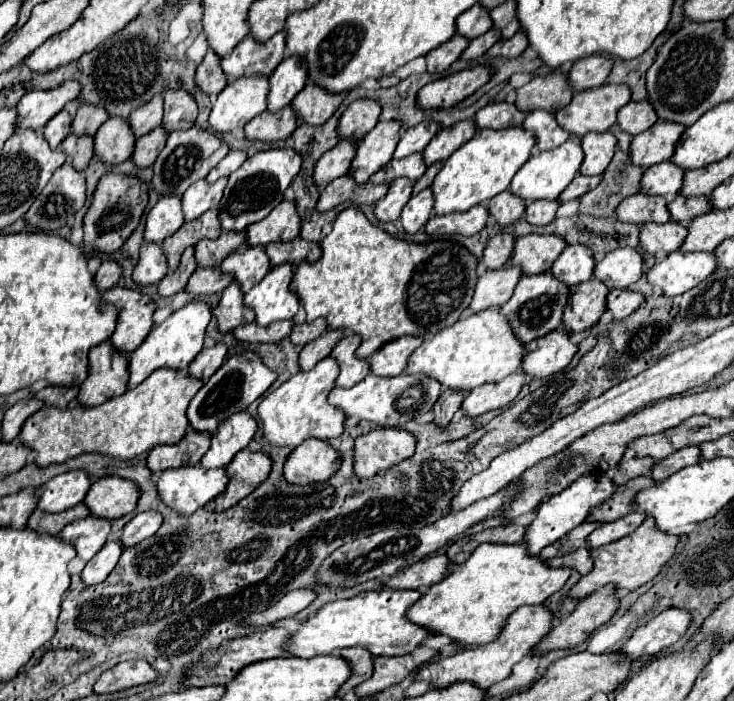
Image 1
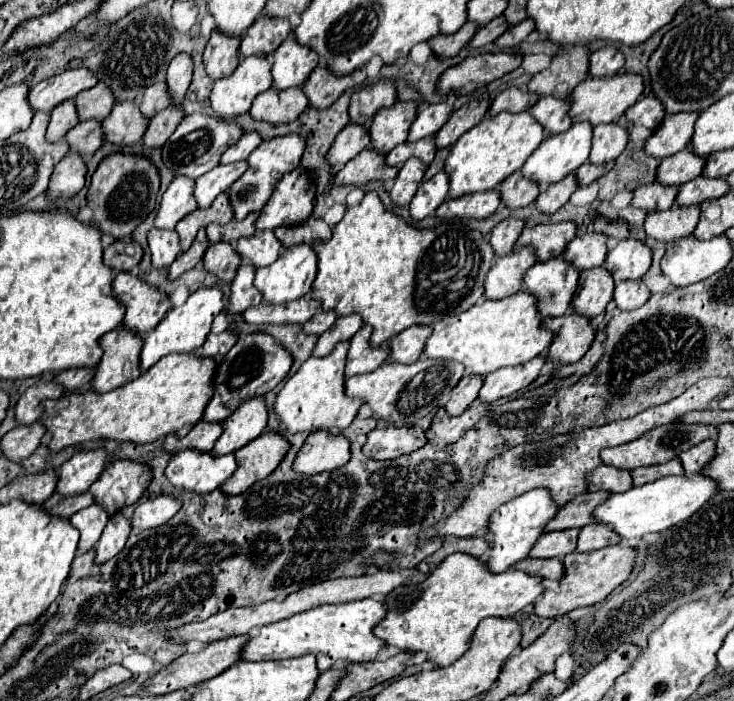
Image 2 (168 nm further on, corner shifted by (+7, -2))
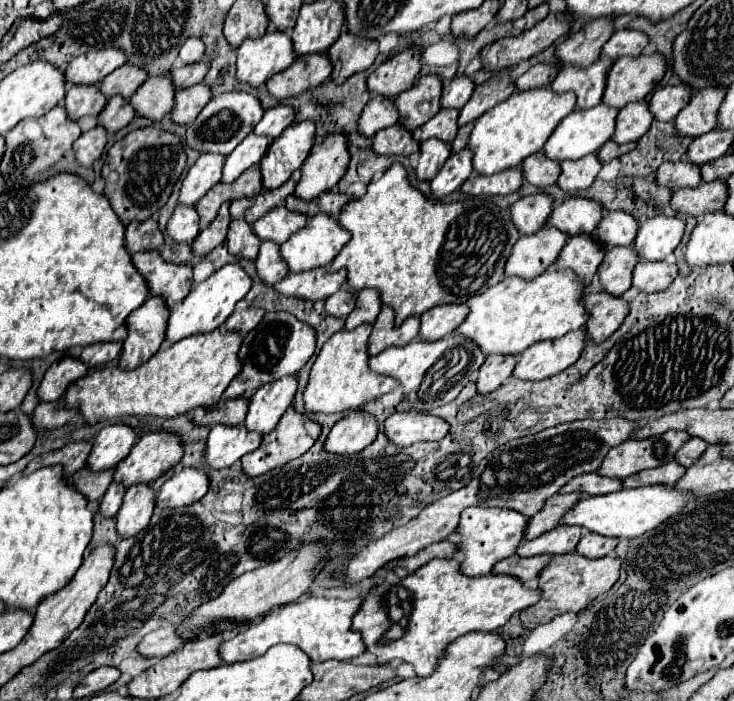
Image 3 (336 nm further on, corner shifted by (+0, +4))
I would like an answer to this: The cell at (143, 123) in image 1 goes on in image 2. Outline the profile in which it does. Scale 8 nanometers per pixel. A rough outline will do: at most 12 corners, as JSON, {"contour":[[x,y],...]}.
{"contour":[[165,81],[147,87],[141,97],[143,115],[153,117],[171,105]]}

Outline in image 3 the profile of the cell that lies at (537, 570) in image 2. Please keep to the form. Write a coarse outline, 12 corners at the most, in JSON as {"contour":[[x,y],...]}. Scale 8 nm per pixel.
{"contour":[[508,557],[494,565],[494,573],[536,581],[552,557]]}

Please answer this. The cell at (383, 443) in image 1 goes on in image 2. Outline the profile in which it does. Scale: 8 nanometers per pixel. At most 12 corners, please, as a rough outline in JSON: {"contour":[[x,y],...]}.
{"contour":[[377,427],[363,447],[371,459],[397,459],[427,443],[425,431]]}

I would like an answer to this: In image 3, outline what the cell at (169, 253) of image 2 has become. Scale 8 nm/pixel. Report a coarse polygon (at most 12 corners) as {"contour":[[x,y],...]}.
{"contour":[[178,205],[166,223],[174,243],[200,231],[196,209]]}

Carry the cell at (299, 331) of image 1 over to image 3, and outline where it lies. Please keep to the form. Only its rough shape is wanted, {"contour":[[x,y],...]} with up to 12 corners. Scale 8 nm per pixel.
{"contour":[[338,291],[326,299],[326,313],[348,317],[354,293]]}

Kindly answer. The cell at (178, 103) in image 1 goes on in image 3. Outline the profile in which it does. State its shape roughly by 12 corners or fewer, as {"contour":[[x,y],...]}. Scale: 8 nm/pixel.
{"contour":[[190,37],[180,47],[180,63],[192,65],[204,57],[204,43]]}

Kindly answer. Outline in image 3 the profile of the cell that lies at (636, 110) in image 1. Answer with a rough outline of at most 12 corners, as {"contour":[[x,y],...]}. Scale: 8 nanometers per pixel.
{"contour":[[664,85],[648,101],[660,121],[674,121],[688,105],[688,85]]}

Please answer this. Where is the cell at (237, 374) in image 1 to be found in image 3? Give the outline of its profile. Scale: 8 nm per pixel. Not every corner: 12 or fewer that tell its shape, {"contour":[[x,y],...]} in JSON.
{"contour":[[286,311],[244,337],[222,397],[250,399],[312,357],[316,333]]}

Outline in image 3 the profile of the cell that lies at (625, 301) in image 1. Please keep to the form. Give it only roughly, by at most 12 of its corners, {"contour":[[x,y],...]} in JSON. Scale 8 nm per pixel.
{"contour":[[644,261],[634,267],[632,285],[660,293],[676,279],[678,267]]}

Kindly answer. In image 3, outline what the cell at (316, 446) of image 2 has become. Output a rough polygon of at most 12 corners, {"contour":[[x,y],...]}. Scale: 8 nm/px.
{"contour":[[352,411],[332,427],[324,451],[360,453],[376,439],[372,415]]}

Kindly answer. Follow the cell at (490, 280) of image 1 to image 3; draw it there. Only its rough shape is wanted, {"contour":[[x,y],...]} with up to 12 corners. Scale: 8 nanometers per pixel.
{"contour":[[550,225],[522,235],[504,275],[526,281],[554,263],[568,237]]}

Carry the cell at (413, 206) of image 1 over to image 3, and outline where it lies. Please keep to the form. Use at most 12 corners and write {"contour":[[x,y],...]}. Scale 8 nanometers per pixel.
{"contour":[[472,153],[450,155],[430,181],[434,199],[442,201],[472,173]]}

